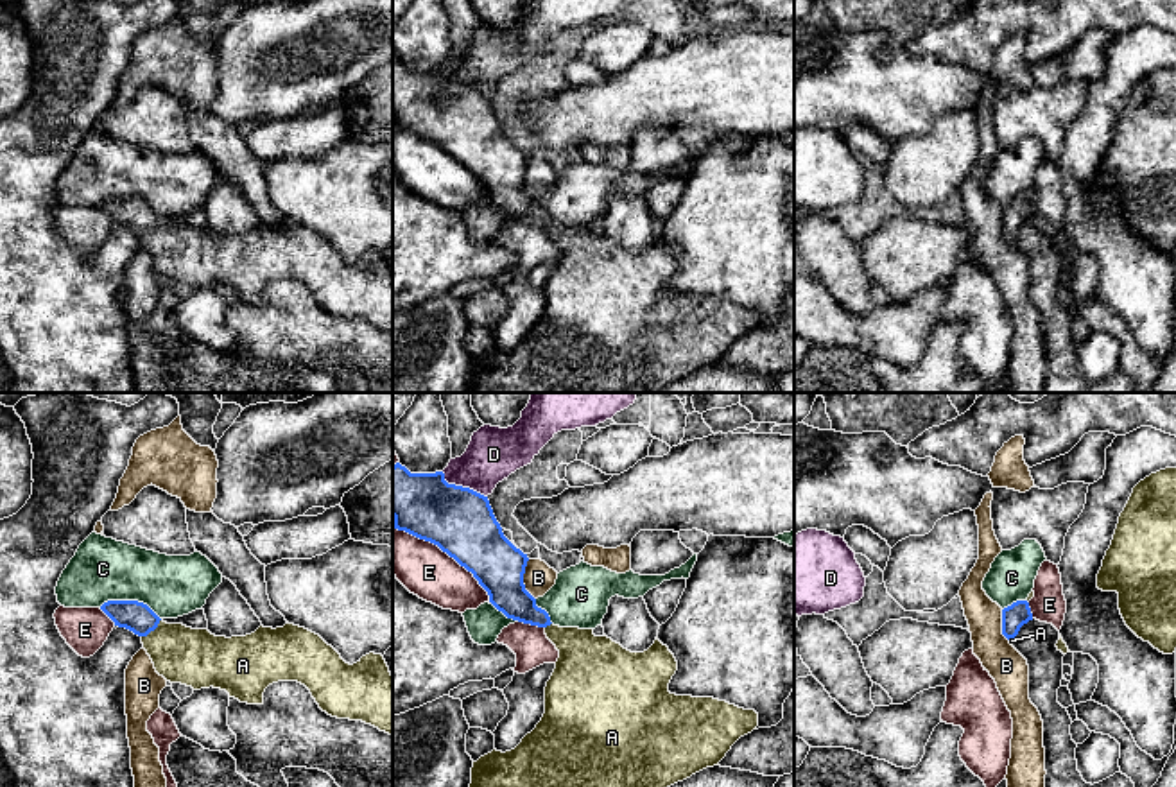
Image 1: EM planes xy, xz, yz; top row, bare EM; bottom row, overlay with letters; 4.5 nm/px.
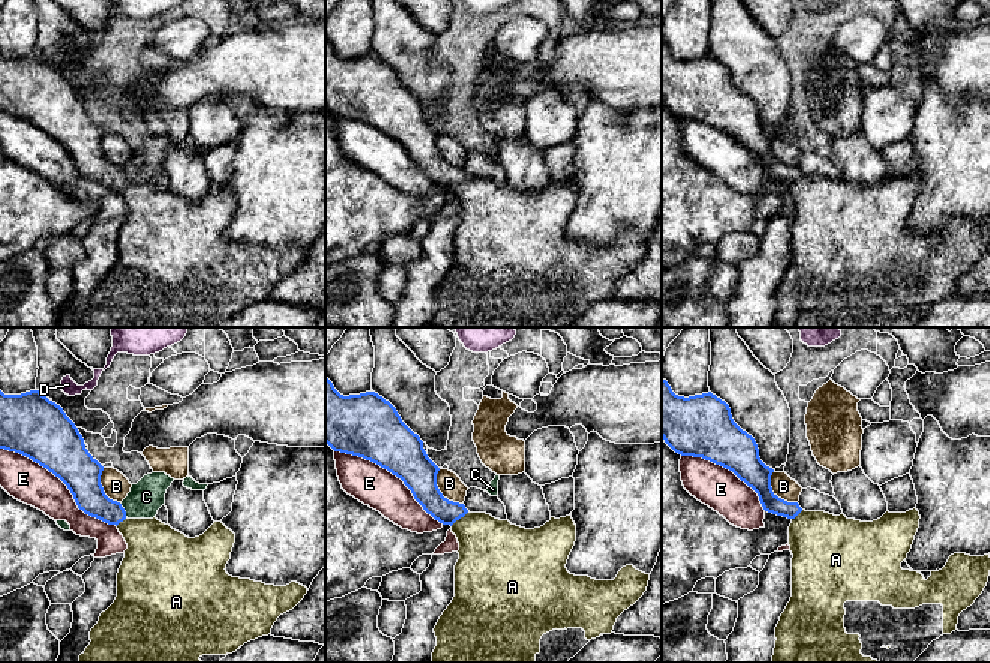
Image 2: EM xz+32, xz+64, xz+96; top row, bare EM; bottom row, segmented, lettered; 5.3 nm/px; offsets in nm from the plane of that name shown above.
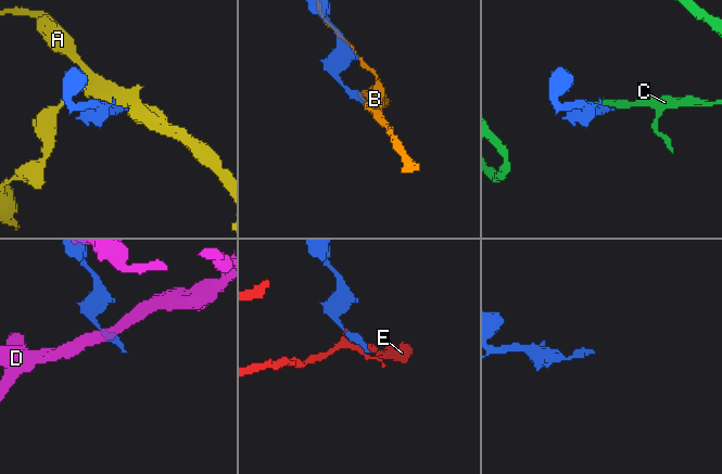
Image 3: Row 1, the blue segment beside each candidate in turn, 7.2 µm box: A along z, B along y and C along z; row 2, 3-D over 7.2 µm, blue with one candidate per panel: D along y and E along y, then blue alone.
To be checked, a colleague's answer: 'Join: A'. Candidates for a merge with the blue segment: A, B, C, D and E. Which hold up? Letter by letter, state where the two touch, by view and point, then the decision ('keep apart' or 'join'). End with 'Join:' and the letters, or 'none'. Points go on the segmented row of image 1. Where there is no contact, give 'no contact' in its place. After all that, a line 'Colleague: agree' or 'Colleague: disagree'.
A: contact xy (153, 630); join
B: contact xz (522, 579); keep apart
C: contact xy (129, 601); keep apart
D: contact xz (461, 486); keep apart
E: contact xz (447, 553); keep apart
Join: A
Colleague: agree

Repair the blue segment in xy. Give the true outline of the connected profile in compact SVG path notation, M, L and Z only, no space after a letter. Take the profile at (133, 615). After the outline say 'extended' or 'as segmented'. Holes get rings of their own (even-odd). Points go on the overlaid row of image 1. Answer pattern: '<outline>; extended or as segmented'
M108 601L100 610L115 626L142 638L156 672L170 683L181 683L194 690L213 687L226 690L240 703L264 705L264 692L269 685L298 681L310 690L328 715L362 721L393 735L393 674L382 654L369 653L350 665L319 635L289 622L283 627L260 626L251 635L226 638L215 636L208 629L167 624L138 601Z; extended

